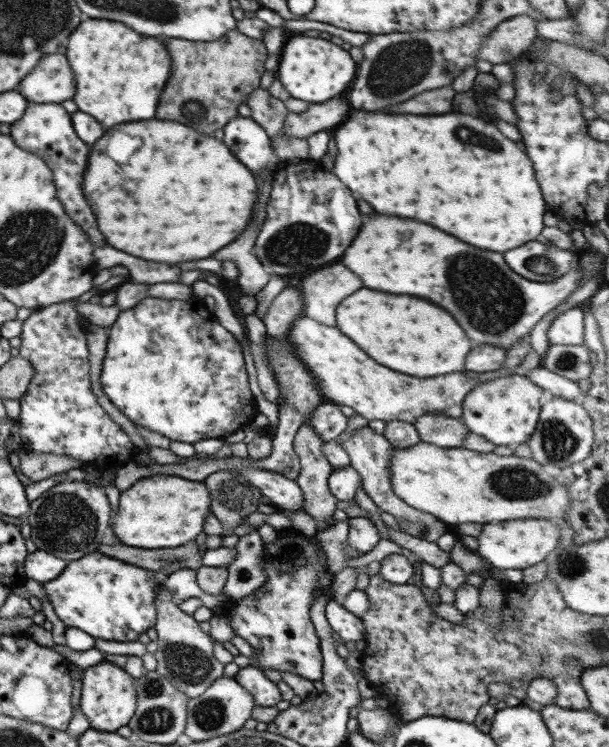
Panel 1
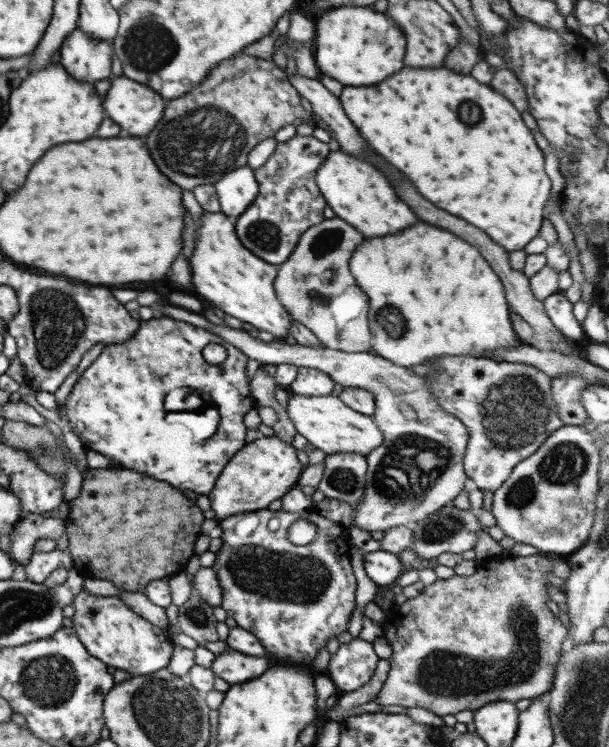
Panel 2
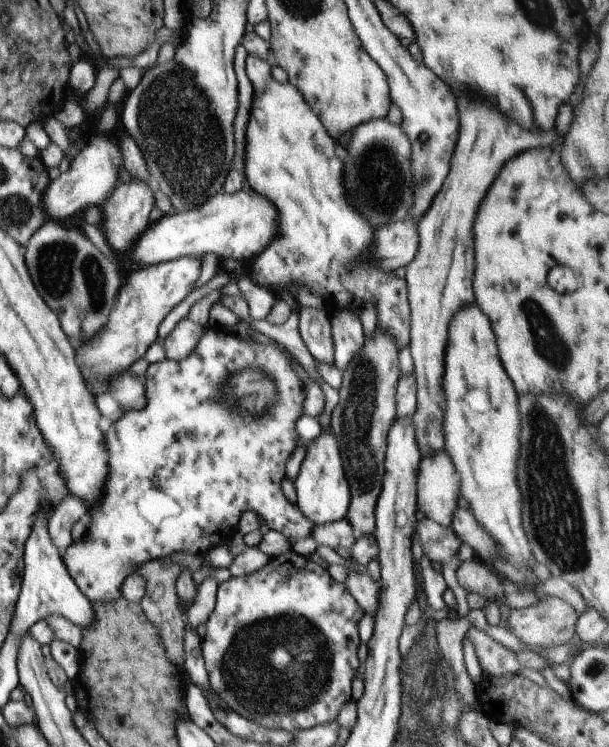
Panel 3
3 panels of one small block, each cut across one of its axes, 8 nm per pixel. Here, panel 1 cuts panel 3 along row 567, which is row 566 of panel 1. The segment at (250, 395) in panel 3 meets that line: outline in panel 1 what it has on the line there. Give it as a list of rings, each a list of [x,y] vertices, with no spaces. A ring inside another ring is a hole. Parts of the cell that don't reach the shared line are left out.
[[[95,550],[69,561],[57,577],[41,583],[41,588],[65,627],[81,630],[94,639],[134,642],[139,634],[155,624],[155,592],[164,584],[166,575],[121,562]]]

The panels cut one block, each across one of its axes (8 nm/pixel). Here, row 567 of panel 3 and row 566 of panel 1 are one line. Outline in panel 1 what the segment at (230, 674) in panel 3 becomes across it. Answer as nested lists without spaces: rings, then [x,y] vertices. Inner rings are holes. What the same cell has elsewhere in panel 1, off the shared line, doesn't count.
[[[289,528],[285,531],[277,531],[277,538],[271,544],[261,546],[261,565],[265,571],[265,582],[253,590],[251,594],[241,600],[227,600],[213,613],[225,615],[227,623],[233,628],[235,635],[245,640],[253,647],[253,656],[249,658],[249,664],[256,664],[255,668],[271,668],[273,670],[291,672],[309,679],[319,681],[322,676],[322,656],[320,654],[319,640],[314,632],[314,626],[309,618],[309,607],[317,597],[318,578],[326,568],[319,562],[319,557],[324,552],[317,554],[315,546],[309,542],[307,536]]]

